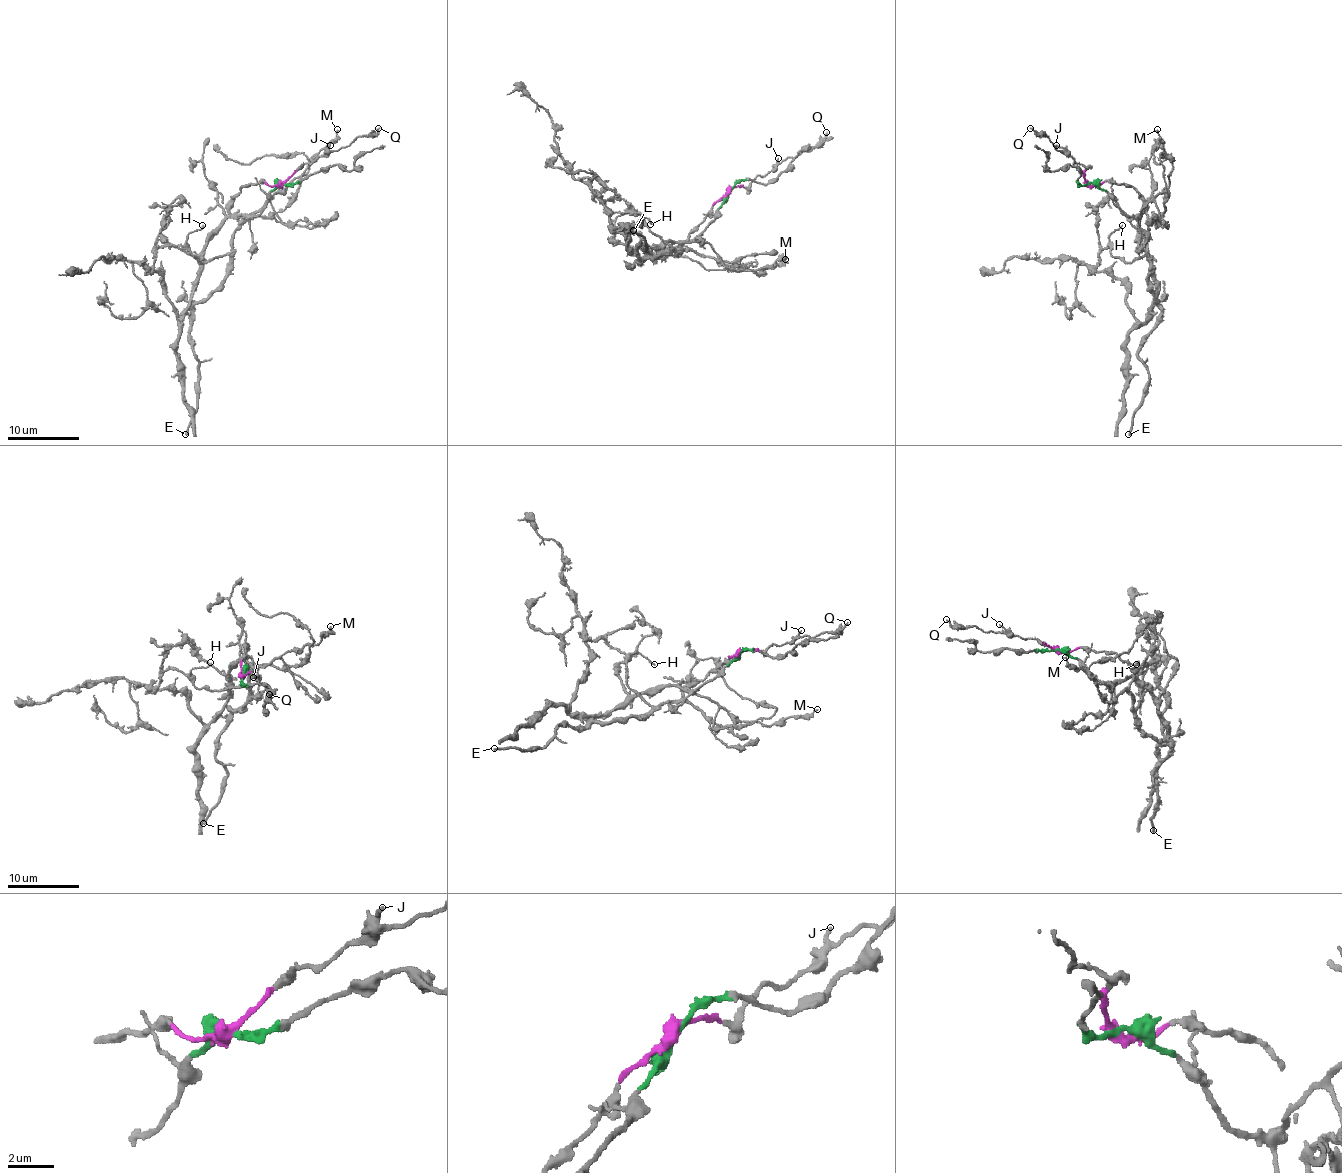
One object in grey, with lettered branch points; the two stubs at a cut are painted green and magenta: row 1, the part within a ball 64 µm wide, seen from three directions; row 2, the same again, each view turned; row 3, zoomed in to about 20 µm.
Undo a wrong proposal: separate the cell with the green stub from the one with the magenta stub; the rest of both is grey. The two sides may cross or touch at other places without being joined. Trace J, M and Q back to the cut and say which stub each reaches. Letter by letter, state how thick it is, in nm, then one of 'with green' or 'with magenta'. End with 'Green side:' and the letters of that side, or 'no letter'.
J: calibre 130 nm; with magenta
M: calibre 150 nm; with green
Q: calibre 150 nm; with magenta
Green side: M

